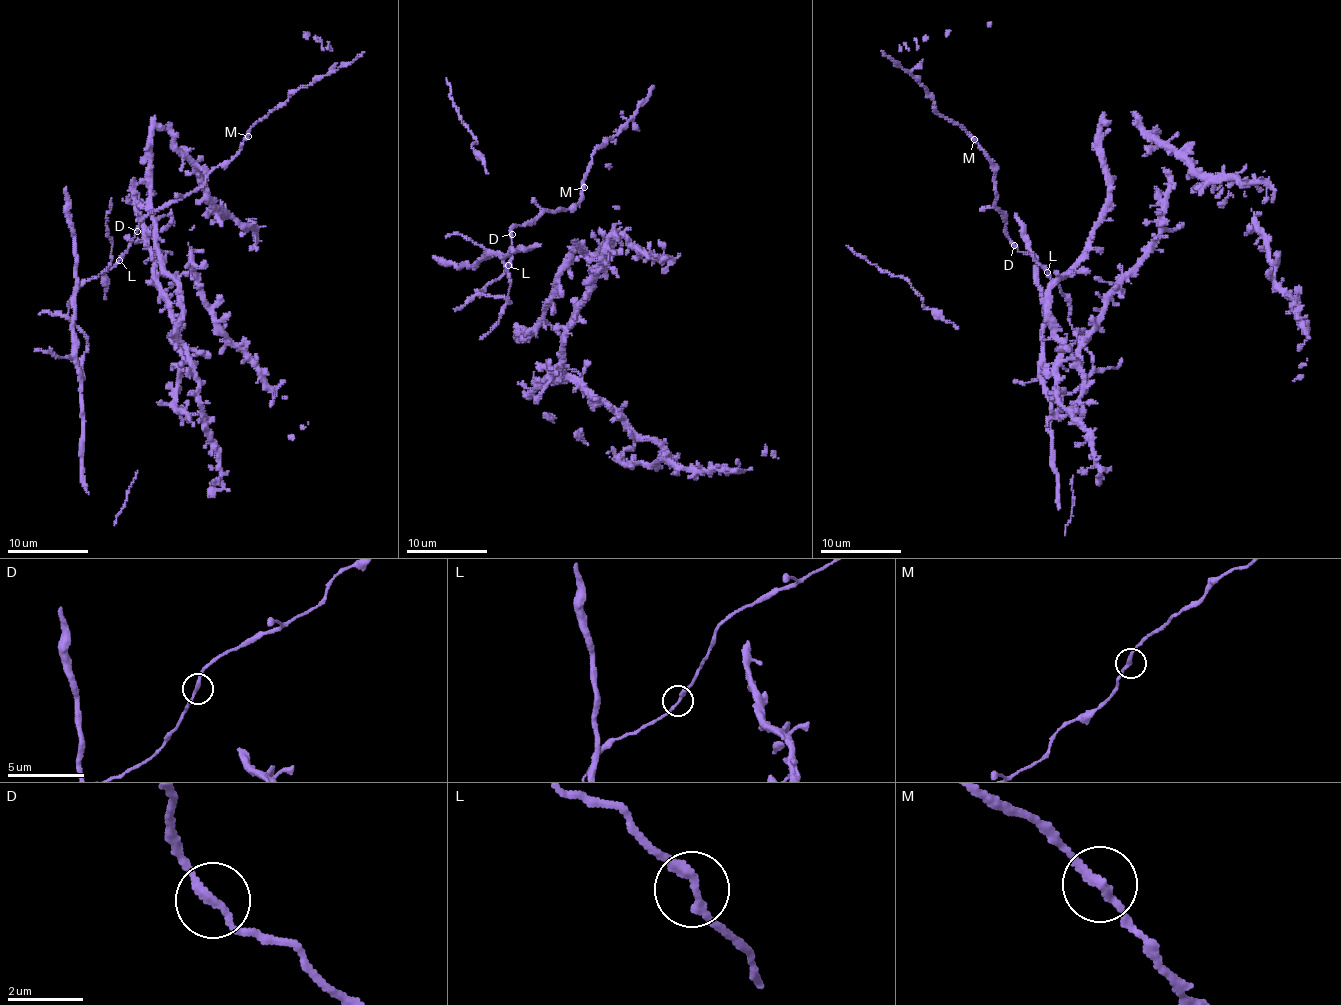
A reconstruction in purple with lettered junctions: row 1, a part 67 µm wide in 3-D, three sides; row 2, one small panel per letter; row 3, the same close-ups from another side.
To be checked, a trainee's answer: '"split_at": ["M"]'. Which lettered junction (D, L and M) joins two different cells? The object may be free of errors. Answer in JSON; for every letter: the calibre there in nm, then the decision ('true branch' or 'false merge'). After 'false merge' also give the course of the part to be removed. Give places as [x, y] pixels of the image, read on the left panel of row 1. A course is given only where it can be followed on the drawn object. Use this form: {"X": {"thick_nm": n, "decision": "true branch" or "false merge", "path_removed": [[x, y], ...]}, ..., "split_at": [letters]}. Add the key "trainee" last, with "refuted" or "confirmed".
{"D": {"thick_nm": 200, "decision": "true branch"}, "L": {"thick_nm": 240, "decision": "true branch"}, "M": {"thick_nm": 200, "decision": "true branch"}, "split_at": [], "trainee": "refuted"}

